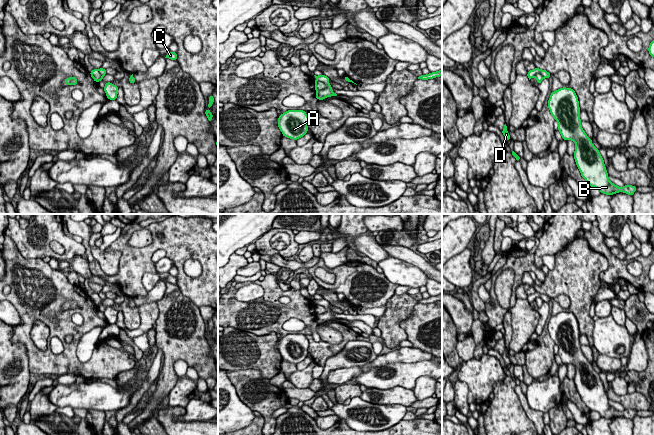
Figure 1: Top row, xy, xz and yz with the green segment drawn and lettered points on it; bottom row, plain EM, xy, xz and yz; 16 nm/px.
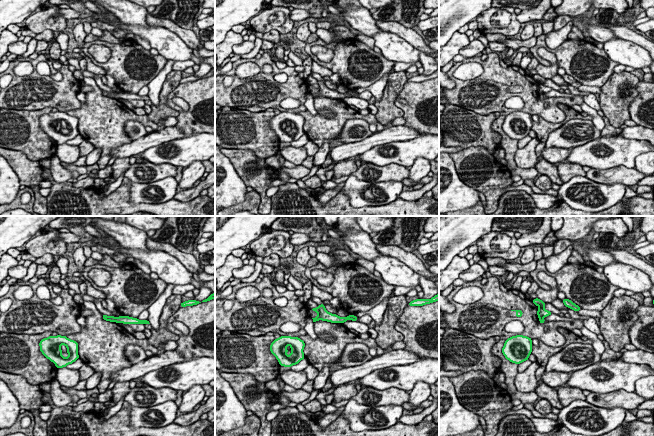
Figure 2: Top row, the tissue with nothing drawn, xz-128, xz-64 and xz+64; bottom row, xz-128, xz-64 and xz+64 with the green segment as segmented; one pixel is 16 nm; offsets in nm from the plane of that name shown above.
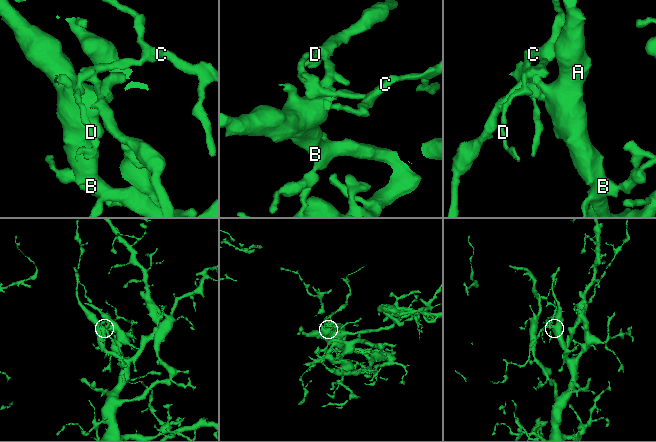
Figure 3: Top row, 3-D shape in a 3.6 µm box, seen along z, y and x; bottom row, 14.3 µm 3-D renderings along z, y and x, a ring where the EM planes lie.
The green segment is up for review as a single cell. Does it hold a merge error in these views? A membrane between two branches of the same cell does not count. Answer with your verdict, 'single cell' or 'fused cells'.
fused cells

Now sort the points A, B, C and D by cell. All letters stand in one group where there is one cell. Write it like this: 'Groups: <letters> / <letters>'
Groups: A B / C D

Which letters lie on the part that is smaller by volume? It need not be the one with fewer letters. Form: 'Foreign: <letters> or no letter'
Foreign: C, D

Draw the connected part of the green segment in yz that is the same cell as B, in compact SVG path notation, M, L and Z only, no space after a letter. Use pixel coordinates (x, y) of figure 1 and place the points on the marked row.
M563 87L551 92L548 108L558 122L558 131L562 139L575 142L574 159L581 176L590 187L598 188L601 193L610 196L619 192L632 196L637 189L636 186L625 185L621 188L609 180L599 150L581 126L579 101L575 91Z

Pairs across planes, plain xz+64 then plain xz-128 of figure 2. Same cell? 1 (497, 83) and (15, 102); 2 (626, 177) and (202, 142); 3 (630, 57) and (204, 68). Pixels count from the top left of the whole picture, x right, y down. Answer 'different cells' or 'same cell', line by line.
1: same cell
2: different cells
3: different cells

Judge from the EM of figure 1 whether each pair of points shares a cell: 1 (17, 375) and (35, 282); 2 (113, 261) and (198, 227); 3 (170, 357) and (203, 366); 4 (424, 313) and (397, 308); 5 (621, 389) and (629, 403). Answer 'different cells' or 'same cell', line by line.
1: different cells
2: different cells
3: same cell
4: different cells
5: different cells

